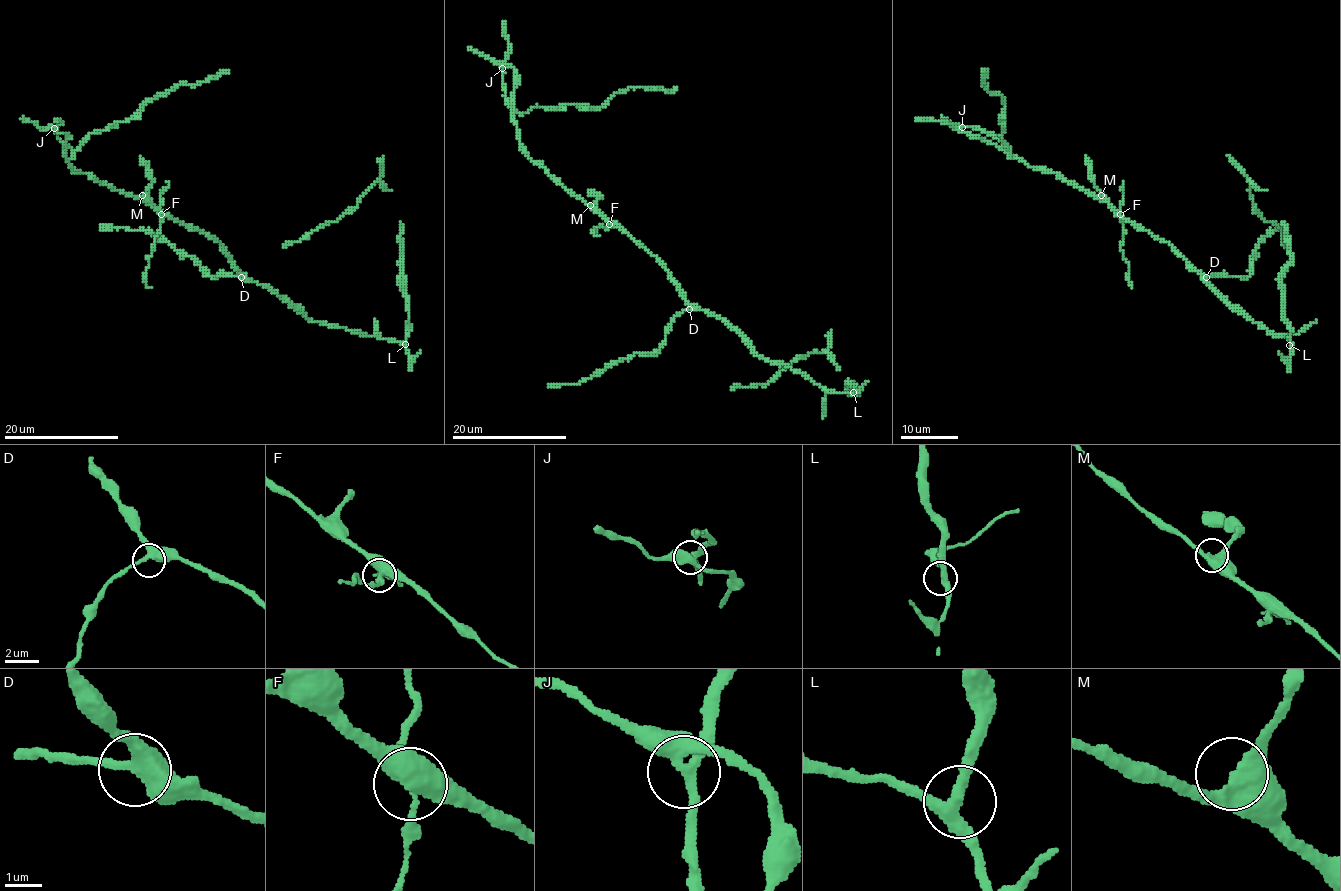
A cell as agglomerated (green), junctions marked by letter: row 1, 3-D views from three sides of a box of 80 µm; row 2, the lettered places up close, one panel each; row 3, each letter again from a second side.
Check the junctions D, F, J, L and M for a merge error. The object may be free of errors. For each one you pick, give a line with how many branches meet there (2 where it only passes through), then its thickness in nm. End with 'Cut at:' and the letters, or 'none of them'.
F: Branches: 4. Thickness 380 nm
Cut at: F

